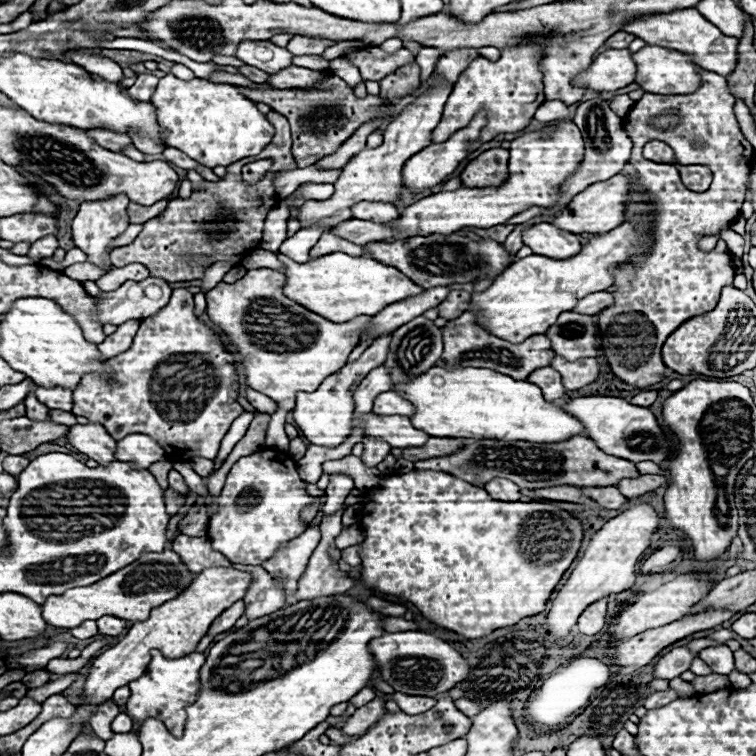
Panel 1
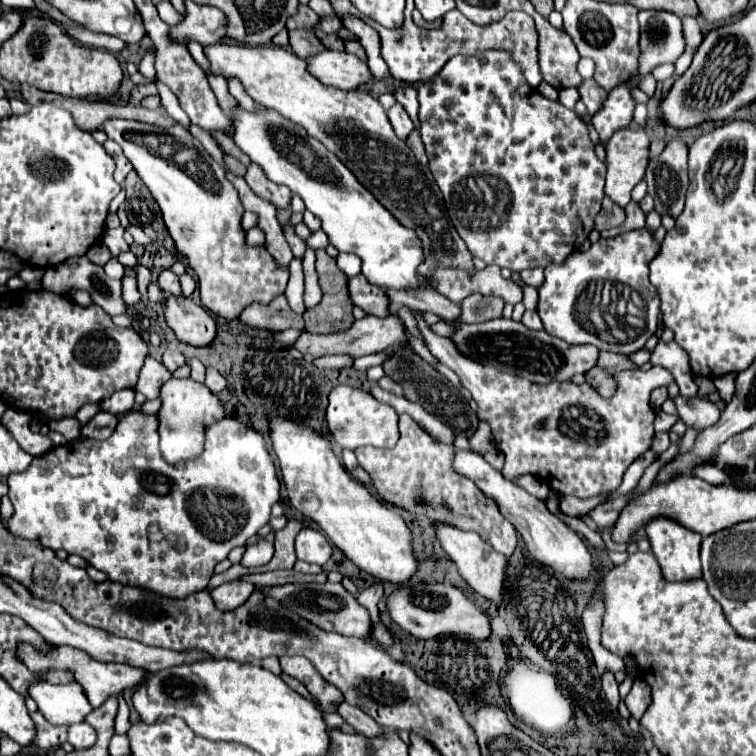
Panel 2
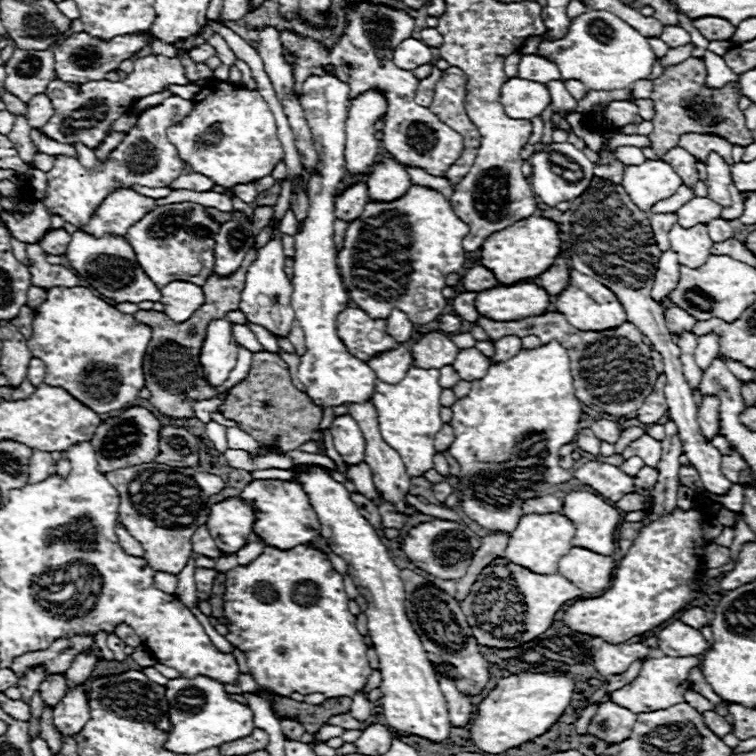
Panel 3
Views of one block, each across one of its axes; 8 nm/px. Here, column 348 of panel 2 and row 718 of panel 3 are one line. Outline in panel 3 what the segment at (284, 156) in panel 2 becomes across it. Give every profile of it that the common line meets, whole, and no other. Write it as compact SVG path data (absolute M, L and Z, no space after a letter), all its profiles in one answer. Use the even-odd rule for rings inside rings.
M174 678L166 684L166 700L170 704L172 732L168 734L166 748L176 754L198 754L212 746L222 746L226 742L246 738L256 728L252 722L252 710L246 704L230 698L224 684L212 678Z

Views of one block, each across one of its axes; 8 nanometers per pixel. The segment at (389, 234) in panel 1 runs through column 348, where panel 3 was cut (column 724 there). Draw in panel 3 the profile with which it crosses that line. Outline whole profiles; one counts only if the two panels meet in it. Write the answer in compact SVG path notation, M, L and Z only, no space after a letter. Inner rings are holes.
M718 218L718 220L712 220L706 224L708 230L710 230L710 236L714 242L722 242L726 238L734 238L734 228L730 226L728 220L724 218Z

